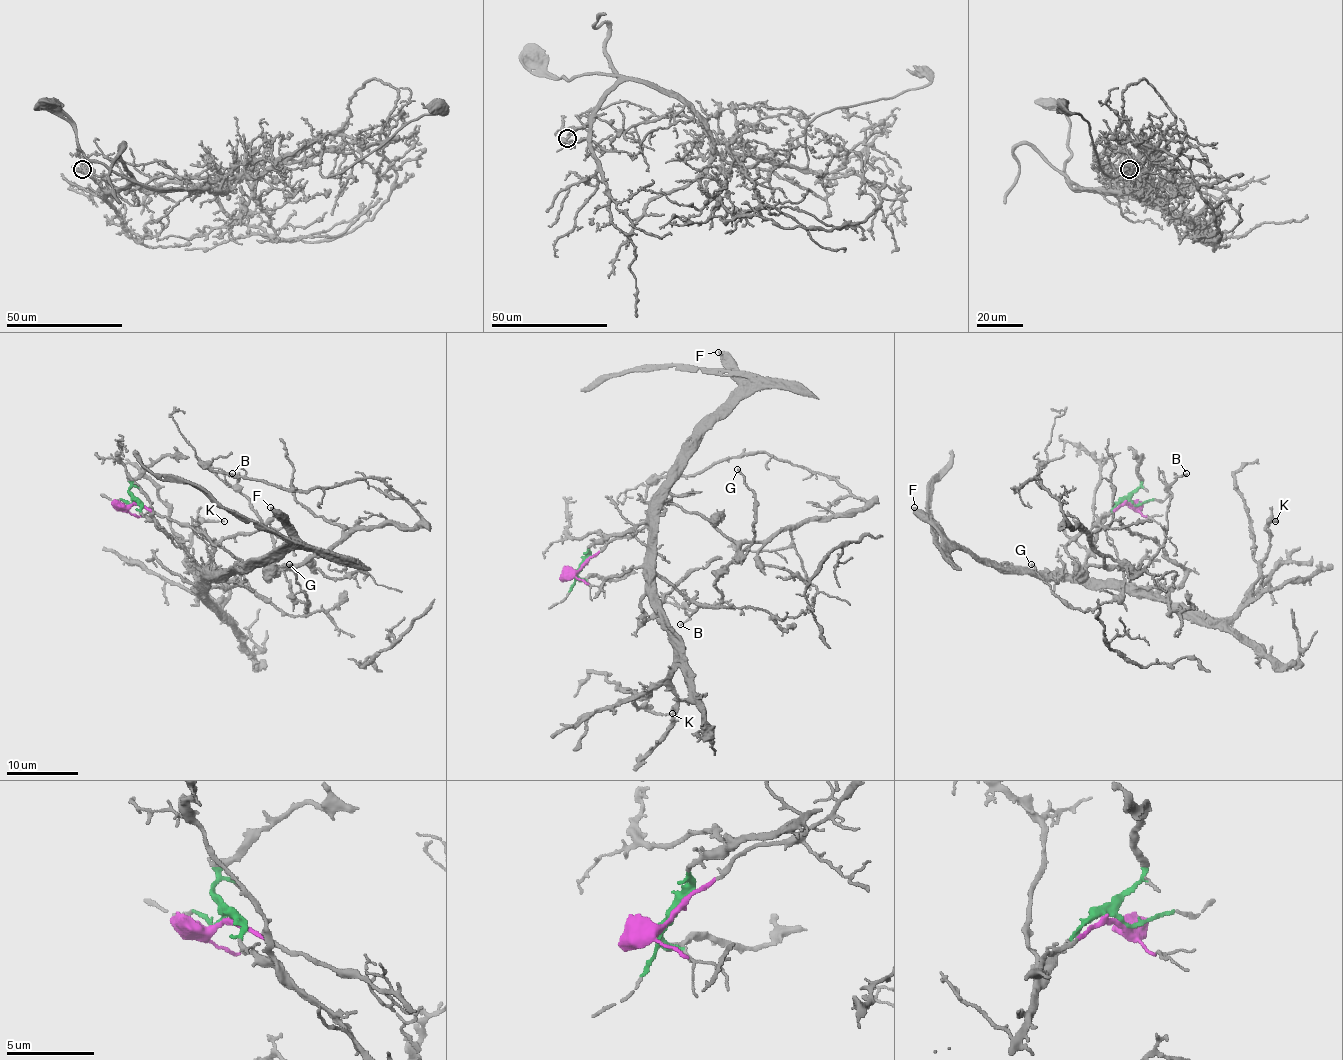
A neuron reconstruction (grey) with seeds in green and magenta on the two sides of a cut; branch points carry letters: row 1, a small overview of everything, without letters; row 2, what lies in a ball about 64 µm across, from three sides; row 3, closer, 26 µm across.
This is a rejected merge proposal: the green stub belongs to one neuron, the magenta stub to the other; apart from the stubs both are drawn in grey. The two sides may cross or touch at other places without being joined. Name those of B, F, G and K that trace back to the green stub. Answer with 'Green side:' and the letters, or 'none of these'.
Green side: F, K

